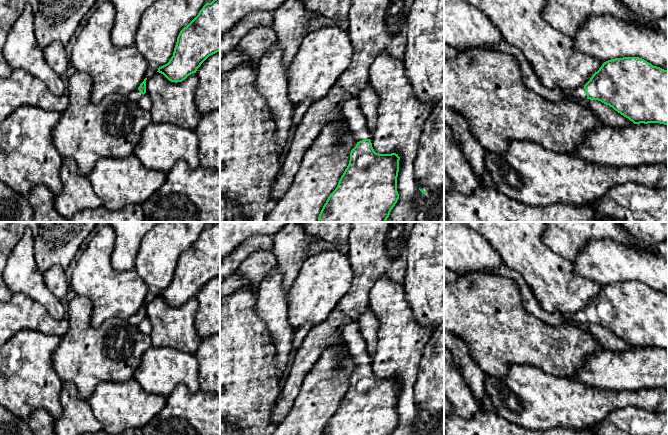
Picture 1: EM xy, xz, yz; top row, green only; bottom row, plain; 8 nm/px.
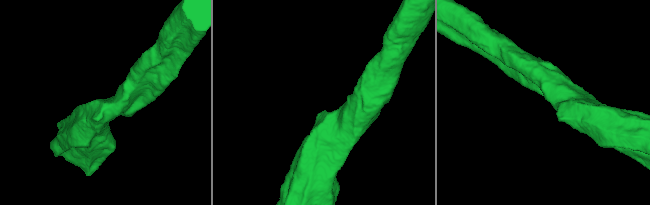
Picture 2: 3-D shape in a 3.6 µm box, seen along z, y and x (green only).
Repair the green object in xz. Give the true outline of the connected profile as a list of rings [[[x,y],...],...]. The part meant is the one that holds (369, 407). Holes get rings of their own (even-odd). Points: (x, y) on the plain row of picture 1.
[[[358,321],[346,325],[342,337],[357,368],[350,376],[349,388],[336,413],[321,435],[391,435],[399,423],[397,401],[400,381],[396,377],[379,378],[374,375]]]

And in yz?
[[[639,281],[608,284],[583,311],[562,317],[601,325],[634,348],[668,349],[668,295]]]

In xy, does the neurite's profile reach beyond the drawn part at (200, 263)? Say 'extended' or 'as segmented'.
as segmented

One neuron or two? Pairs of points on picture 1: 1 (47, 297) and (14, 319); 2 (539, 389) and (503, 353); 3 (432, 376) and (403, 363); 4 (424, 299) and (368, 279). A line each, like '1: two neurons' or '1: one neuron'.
1: two neurons
2: two neurons
3: two neurons
4: two neurons

